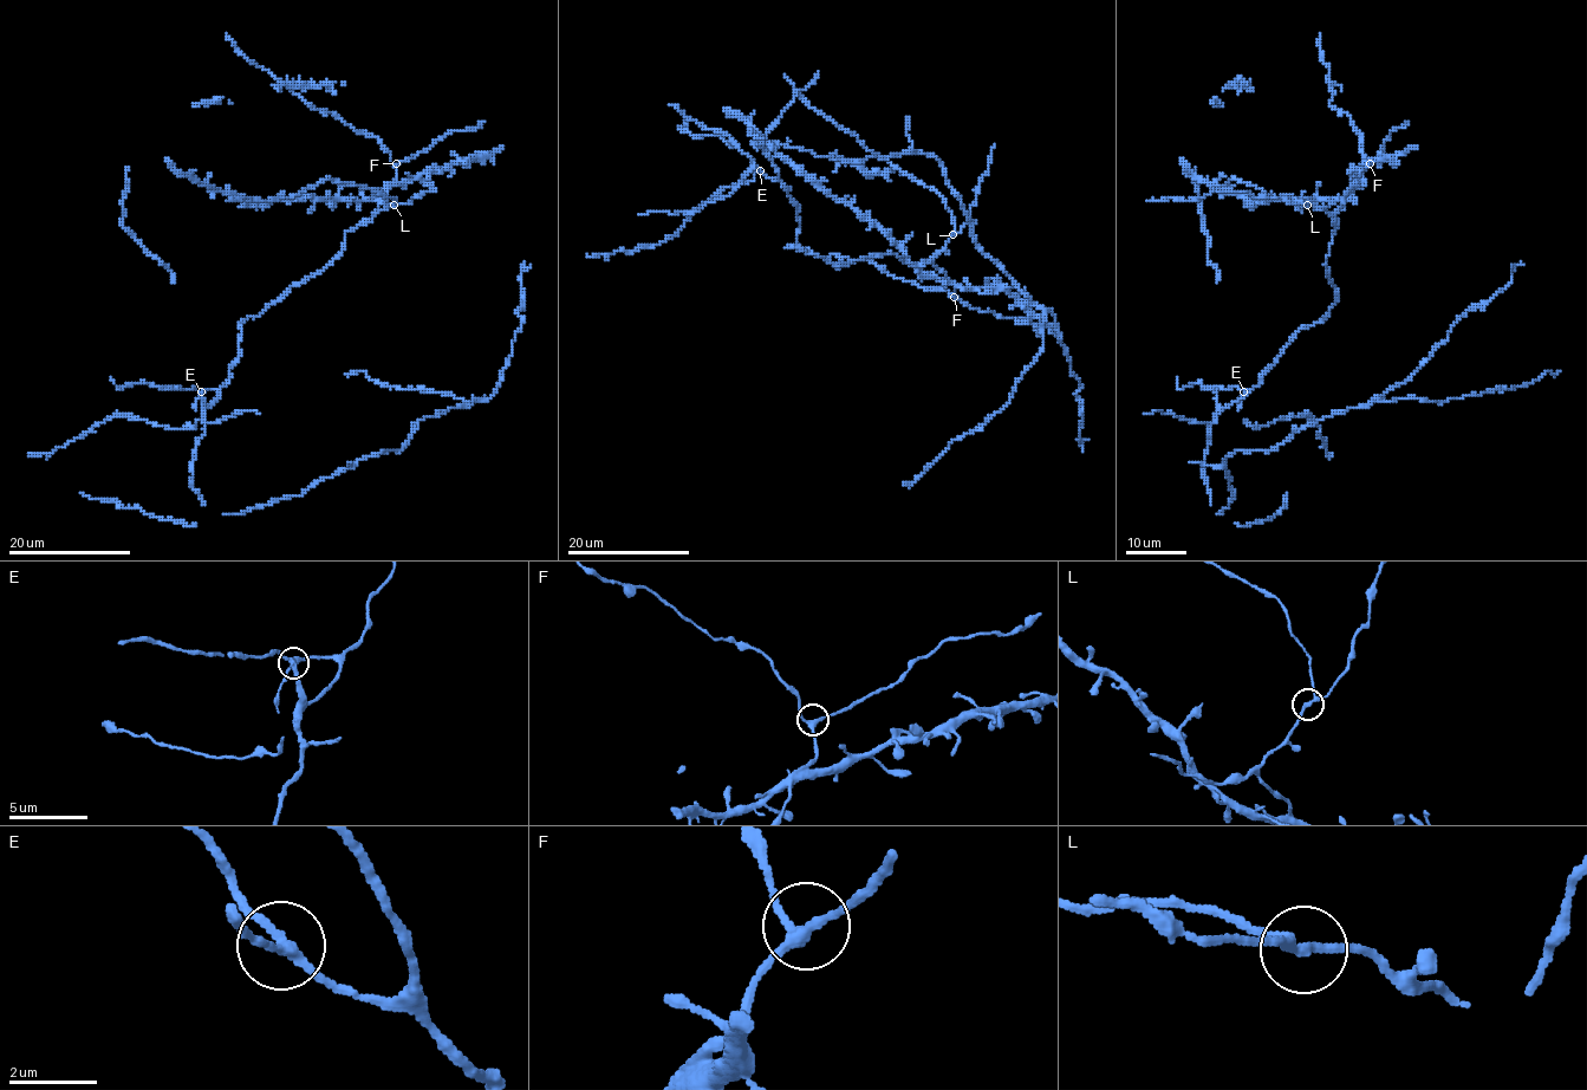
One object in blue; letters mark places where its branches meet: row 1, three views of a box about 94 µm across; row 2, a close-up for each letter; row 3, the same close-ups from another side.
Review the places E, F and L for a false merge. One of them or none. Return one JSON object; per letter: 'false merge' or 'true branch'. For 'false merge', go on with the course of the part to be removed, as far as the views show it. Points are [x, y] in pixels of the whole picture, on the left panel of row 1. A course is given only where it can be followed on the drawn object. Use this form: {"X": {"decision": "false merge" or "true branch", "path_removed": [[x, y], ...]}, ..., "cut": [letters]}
{"E": {"decision": "true branch"}, "F": {"decision": "true branch"}, "L": {"decision": "true branch"}, "cut": []}

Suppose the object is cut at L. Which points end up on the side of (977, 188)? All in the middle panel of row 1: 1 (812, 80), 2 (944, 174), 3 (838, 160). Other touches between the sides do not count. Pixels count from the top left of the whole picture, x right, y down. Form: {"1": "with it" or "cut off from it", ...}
{"1": "cut off from it", "2": "cut off from it", "3": "cut off from it"}

